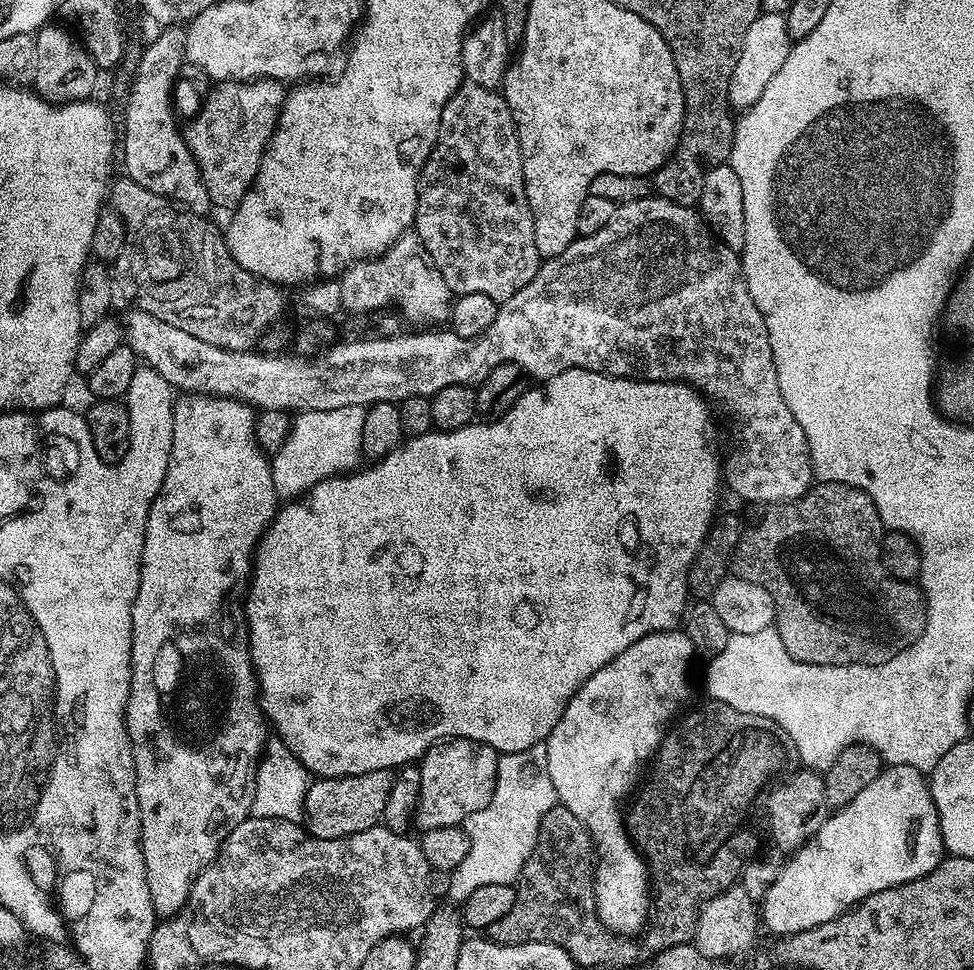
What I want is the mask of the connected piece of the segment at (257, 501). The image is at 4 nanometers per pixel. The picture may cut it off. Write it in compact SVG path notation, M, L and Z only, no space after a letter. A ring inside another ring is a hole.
M184 394L175 401L174 442L170 450L170 466L160 492L150 506L146 522L144 549L140 563L138 594L132 607L132 681L128 705L124 711L124 724L132 743L132 757L136 767L136 793L140 811L140 849L146 862L146 882L150 886L150 898L157 917L175 915L183 907L192 883L200 871L220 853L220 846L229 834L252 810L252 795L256 781L256 765L260 763L266 743L263 711L258 710L258 689L256 669L252 667L252 651L248 649L248 625L244 623L243 599L252 574L252 561L256 547L264 537L264 531L271 526L278 511L278 495L272 477L269 457L256 441L256 412L253 405L227 396L209 394Z

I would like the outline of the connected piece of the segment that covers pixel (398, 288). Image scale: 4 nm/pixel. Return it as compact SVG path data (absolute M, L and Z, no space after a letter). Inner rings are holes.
M405 234L389 246L379 256L357 260L348 265L339 277L338 283L341 290L341 305L352 312L372 312L375 308L384 308L387 304L397 304L412 320L444 320L450 316L450 305L454 294L446 286L446 278L434 266L426 246L415 234Z

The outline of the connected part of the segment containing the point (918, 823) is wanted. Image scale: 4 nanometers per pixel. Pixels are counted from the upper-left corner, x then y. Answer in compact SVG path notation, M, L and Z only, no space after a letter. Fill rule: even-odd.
M901 764L885 767L866 790L854 794L845 808L835 809L813 839L785 859L774 886L766 890L762 901L763 927L776 931L775 935L780 938L793 930L817 928L824 920L833 920L841 912L849 911L850 906L859 904L865 896L878 894L882 888L893 888L897 882L918 879L944 855L936 807L925 773Z

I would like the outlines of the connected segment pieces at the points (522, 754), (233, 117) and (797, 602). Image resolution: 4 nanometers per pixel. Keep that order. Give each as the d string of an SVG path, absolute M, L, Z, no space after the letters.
M547 743L530 746L530 750L503 753L496 762L496 785L490 802L470 814L462 825L470 838L470 848L466 850L466 858L451 872L447 899L463 902L481 886L496 886L503 880L511 880L532 847L532 837L540 829L546 810L557 803L554 782L550 782Z
M221 80L215 86L209 87L203 97L204 105L197 110L196 117L189 122L188 128L186 124L183 129L184 140L198 162L200 177L204 179L208 196L217 209L220 207L234 210L247 194L276 129L285 95L285 85L279 80Z
M816 482L808 489L804 496L796 500L785 500L778 504L769 504L763 509L760 521L753 528L743 529L739 542L736 543L736 550L732 553L731 567L735 575L746 578L750 582L758 582L774 598L774 610L776 611L776 628L781 636L781 644L785 650L802 663L812 663L818 666L842 666L843 664L880 664L883 660L889 660L901 648L908 647L921 632L924 631L928 607L924 601L924 594L920 591L919 583L911 580L899 580L888 572L884 565L884 543L885 527L880 520L878 510L870 498L860 488L846 486L838 482Z

